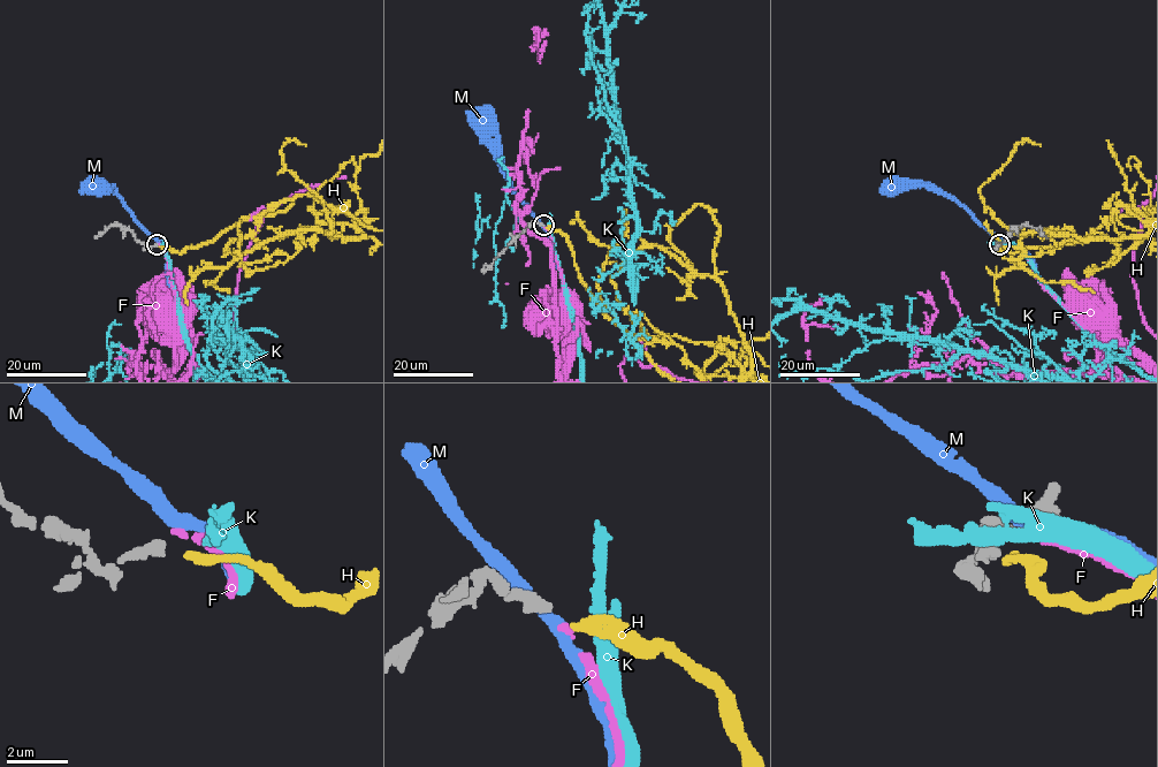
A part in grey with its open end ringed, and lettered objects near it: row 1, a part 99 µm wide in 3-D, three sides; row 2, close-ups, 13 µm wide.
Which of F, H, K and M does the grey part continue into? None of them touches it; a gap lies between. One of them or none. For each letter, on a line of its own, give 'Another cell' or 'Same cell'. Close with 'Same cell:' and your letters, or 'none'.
F: Same cell
H: Another cell
K: Another cell
M: Another cell
Same cell: F

